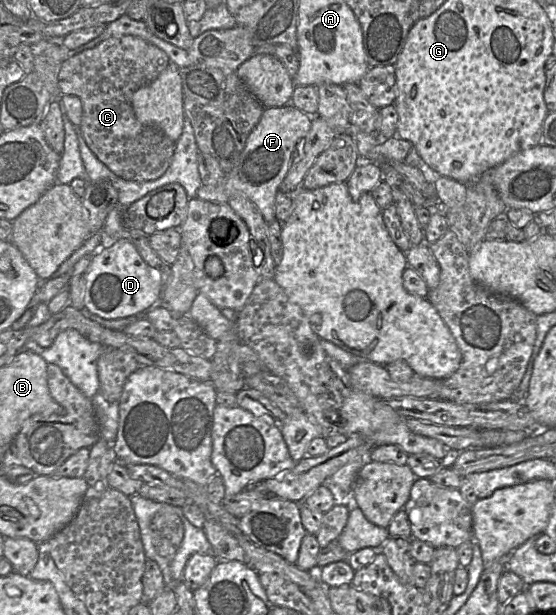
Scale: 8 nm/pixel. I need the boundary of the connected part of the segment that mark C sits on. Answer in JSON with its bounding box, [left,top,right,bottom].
[58,35,176,182]

